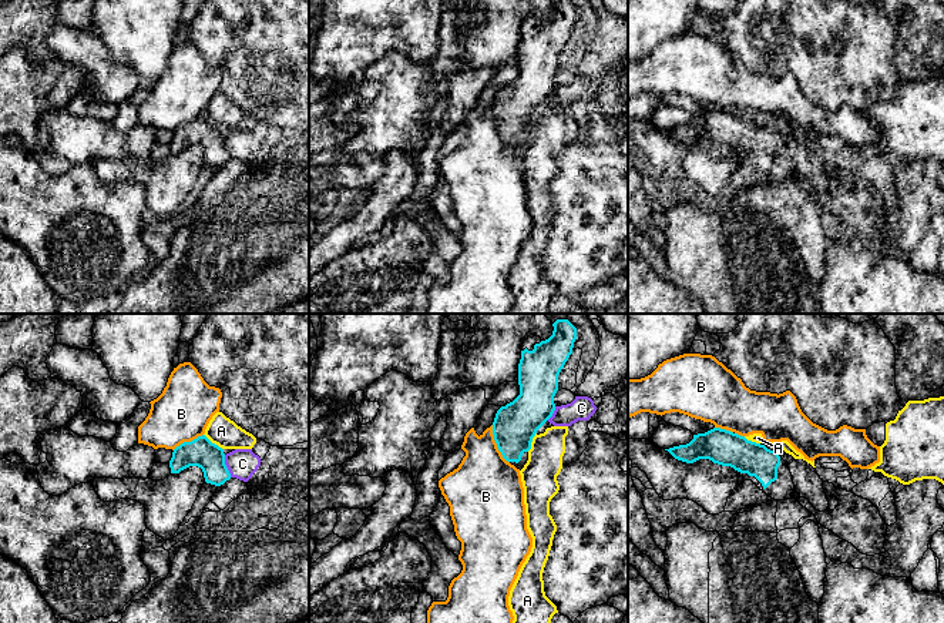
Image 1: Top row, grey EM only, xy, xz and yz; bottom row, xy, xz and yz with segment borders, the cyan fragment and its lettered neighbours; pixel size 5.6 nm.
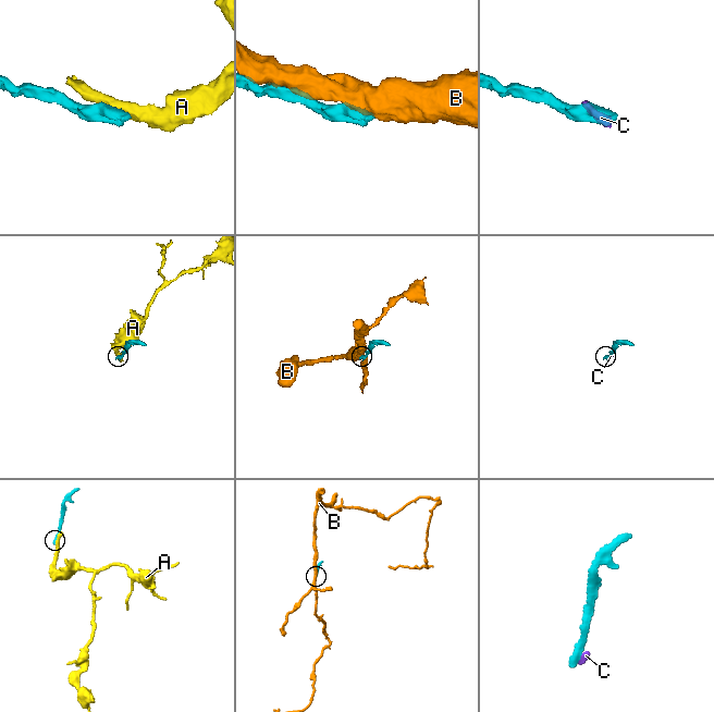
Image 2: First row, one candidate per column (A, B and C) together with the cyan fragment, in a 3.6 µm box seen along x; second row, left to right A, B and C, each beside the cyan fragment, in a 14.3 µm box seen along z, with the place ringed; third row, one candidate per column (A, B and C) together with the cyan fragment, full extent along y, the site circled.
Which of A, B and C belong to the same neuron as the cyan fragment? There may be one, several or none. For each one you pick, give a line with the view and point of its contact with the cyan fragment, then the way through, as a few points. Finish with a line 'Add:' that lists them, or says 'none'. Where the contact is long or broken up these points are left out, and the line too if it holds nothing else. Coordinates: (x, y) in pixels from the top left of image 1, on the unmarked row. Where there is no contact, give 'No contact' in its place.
Add: none

